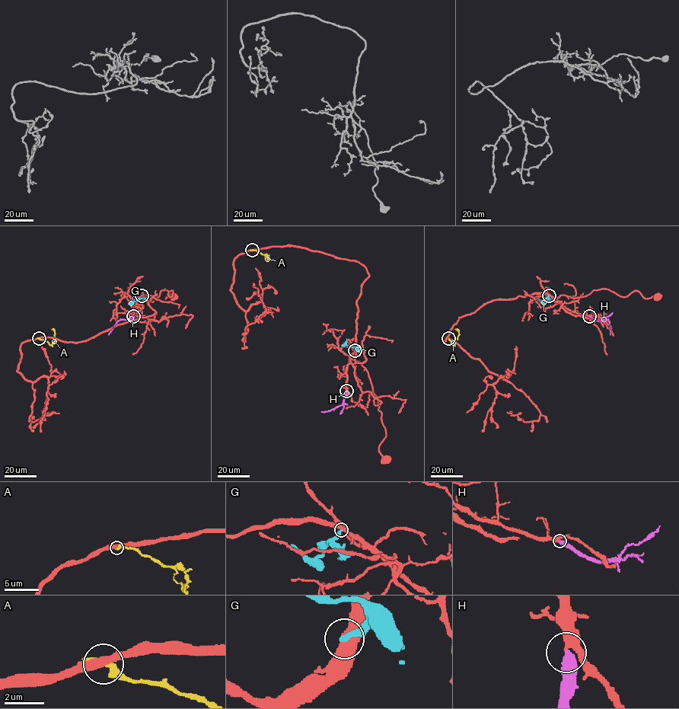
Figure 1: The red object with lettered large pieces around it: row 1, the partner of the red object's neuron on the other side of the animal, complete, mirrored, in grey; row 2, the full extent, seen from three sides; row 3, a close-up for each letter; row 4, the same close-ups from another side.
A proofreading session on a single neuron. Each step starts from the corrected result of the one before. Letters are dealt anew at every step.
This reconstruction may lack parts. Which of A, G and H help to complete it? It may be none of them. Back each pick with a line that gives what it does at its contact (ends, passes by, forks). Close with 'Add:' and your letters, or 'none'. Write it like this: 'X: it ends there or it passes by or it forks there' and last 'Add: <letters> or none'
H: it ends there
Add: H

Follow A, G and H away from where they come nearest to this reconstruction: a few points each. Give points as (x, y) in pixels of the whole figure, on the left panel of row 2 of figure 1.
A: (39, 338), (50, 345), (55, 339), (55, 330), (52, 329)
G: (141, 295), (142, 298), (132, 302), (134, 298)
H: (133, 316), (130, 320), (118, 320), (108, 334)

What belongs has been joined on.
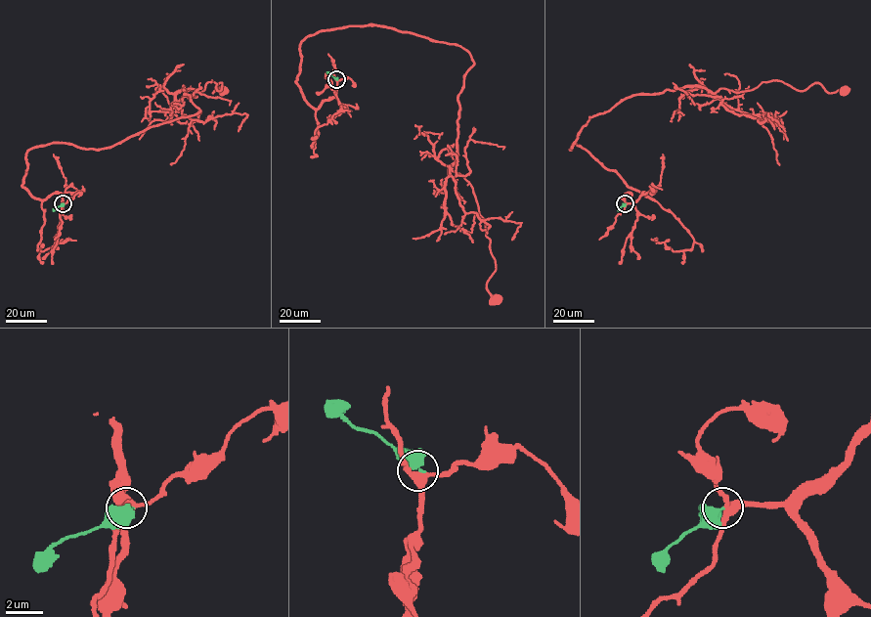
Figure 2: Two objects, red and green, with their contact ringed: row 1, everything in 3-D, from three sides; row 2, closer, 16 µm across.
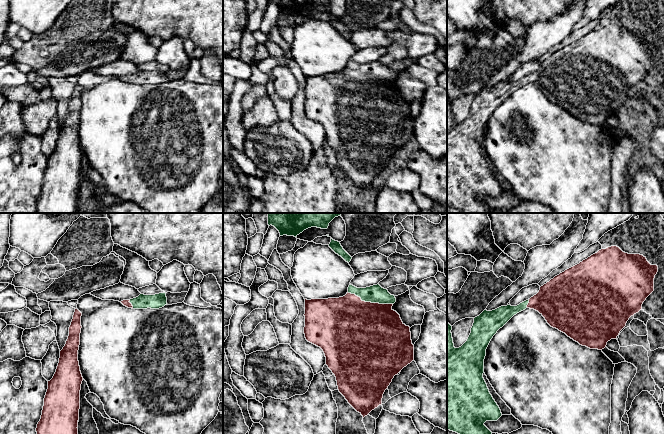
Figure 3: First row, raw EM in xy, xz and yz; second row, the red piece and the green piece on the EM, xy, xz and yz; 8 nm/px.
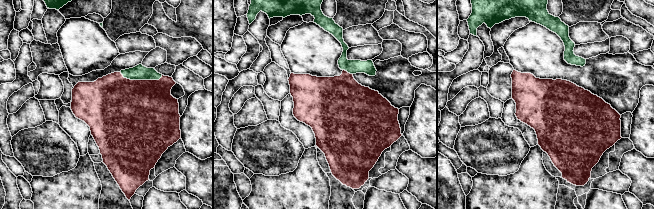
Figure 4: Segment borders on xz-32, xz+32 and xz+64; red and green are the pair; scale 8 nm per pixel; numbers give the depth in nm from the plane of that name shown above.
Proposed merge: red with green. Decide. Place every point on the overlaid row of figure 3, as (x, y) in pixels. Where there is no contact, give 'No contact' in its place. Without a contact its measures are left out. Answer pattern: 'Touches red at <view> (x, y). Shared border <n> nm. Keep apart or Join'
Touches red at xz (370, 302). Shared border 380 nm. Join

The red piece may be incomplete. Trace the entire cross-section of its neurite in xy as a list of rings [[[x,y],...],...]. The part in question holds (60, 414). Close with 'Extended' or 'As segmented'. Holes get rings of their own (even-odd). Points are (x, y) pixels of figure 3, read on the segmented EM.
[[[75,309],[69,336],[60,351],[53,378],[48,381],[37,434],[78,434],[80,390],[83,377],[78,361],[82,313]]]. As segmented

